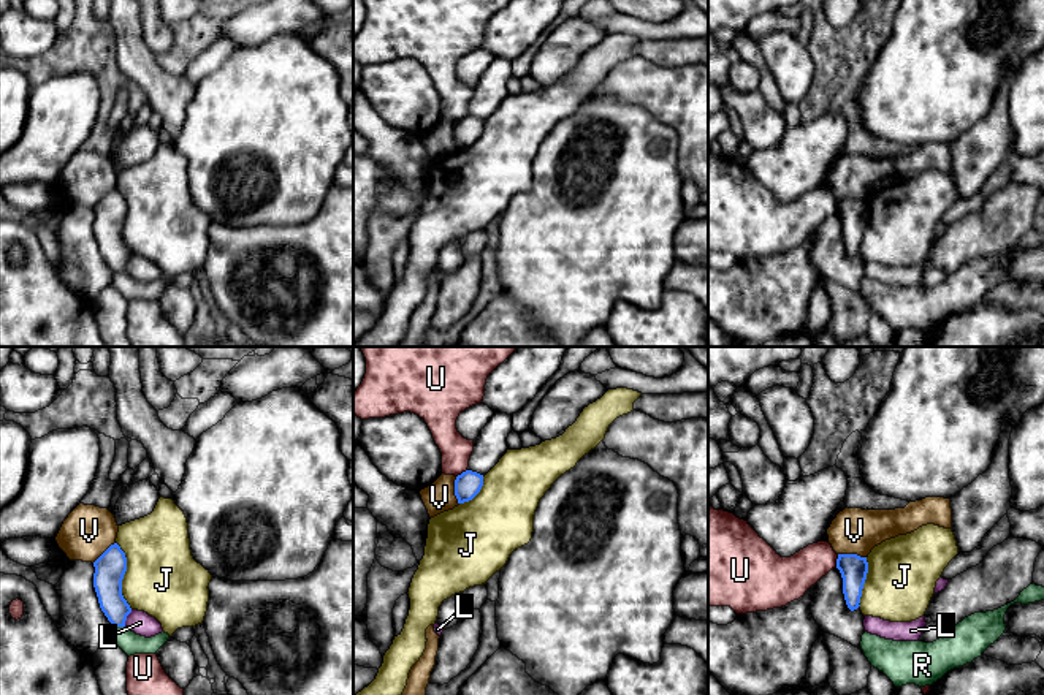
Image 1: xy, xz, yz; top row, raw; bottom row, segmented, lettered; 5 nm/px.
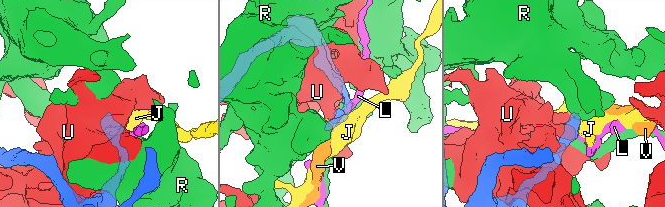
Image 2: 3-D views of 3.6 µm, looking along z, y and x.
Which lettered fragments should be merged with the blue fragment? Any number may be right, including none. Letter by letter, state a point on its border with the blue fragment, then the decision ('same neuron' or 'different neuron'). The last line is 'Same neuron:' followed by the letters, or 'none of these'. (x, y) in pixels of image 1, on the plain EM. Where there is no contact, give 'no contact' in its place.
J: xy (124, 219) | different neuron
L: xy (125, 263) | different neuron
R: xy (119, 271) | different neuron
U: yz (837, 206) | different neuron
V: yz (853, 200) | different neuron
Same neuron: none of these

